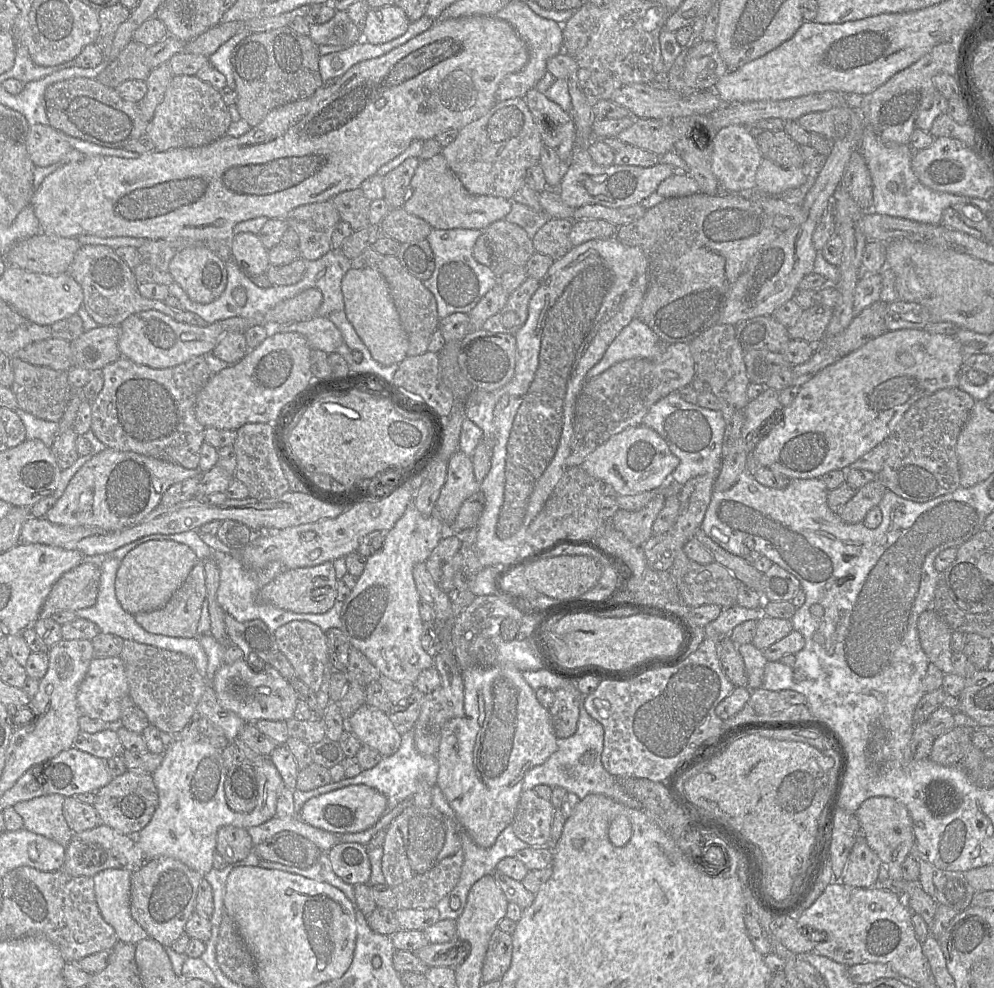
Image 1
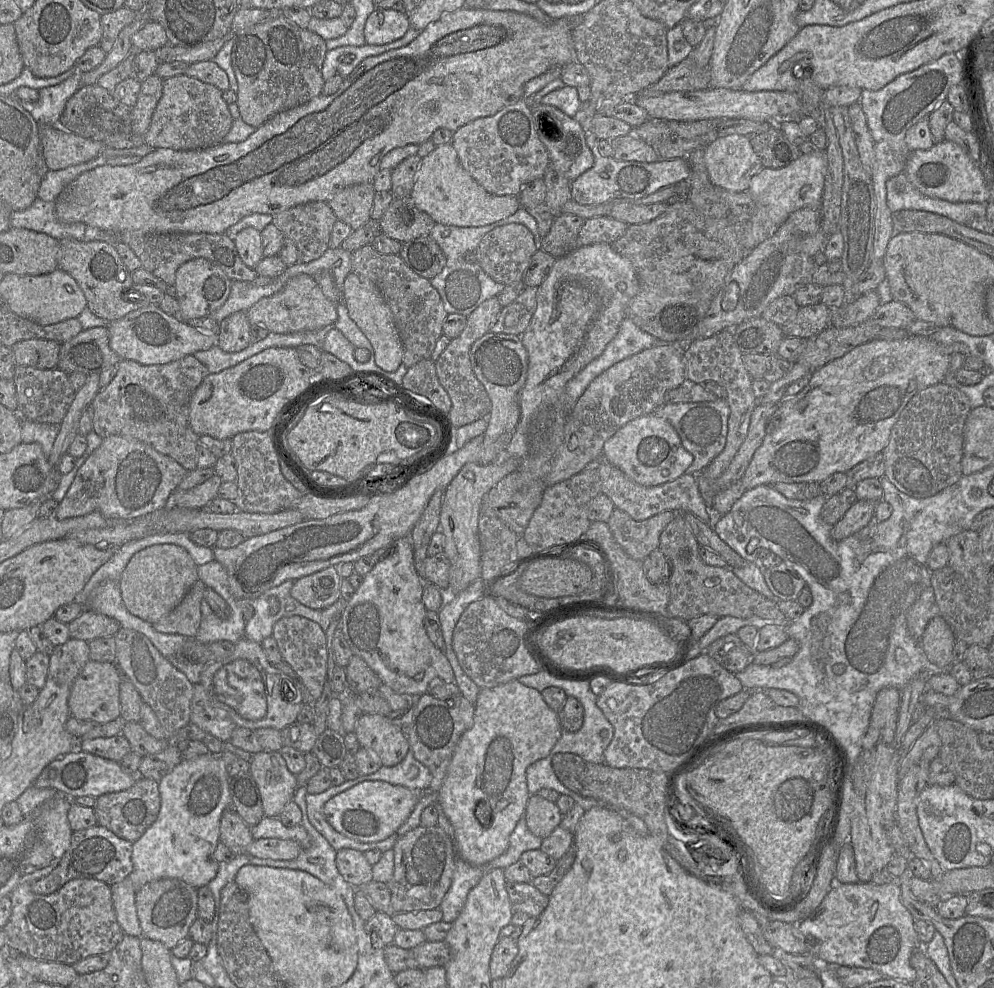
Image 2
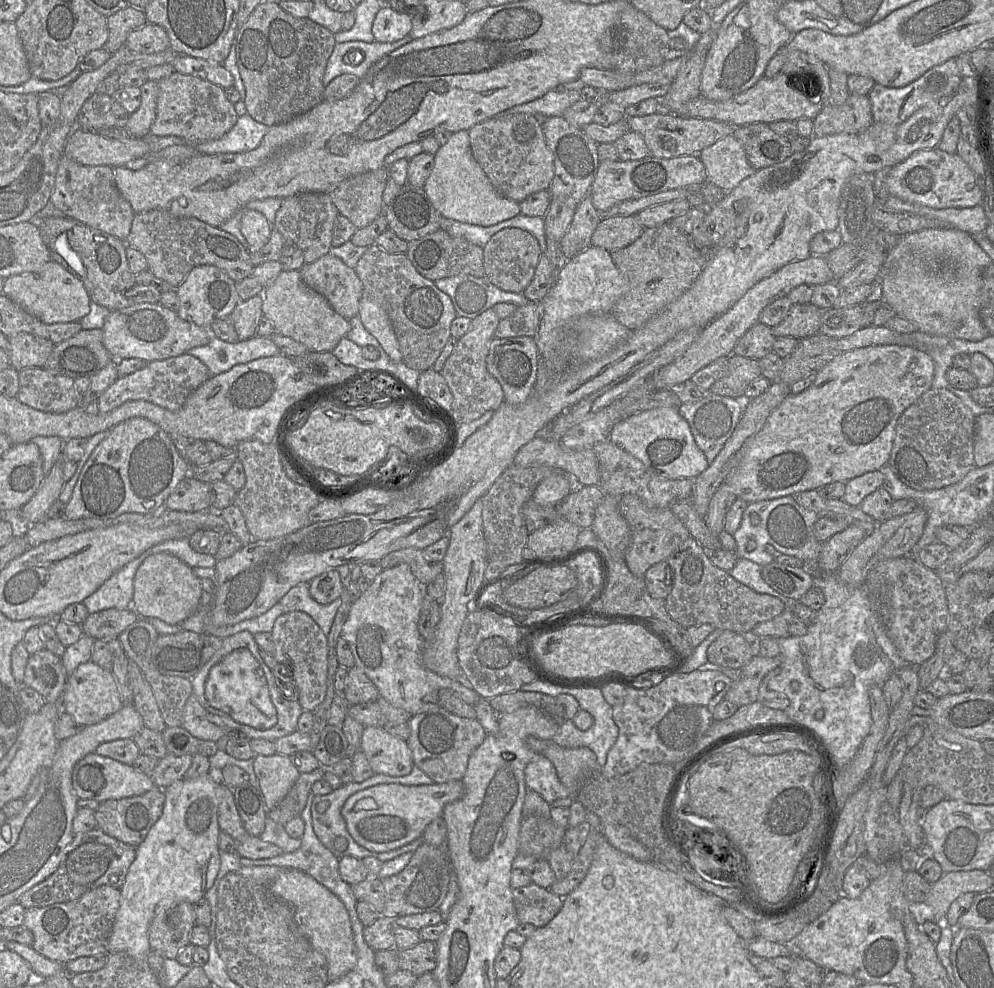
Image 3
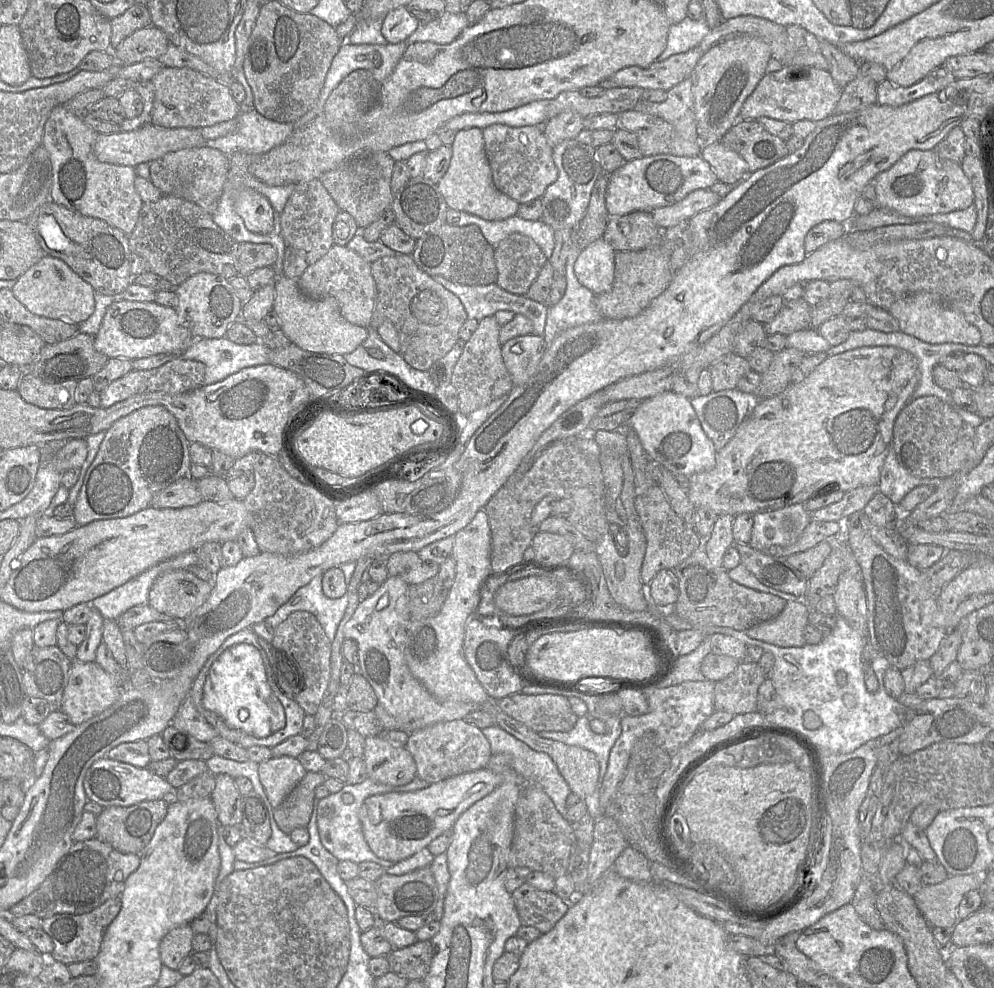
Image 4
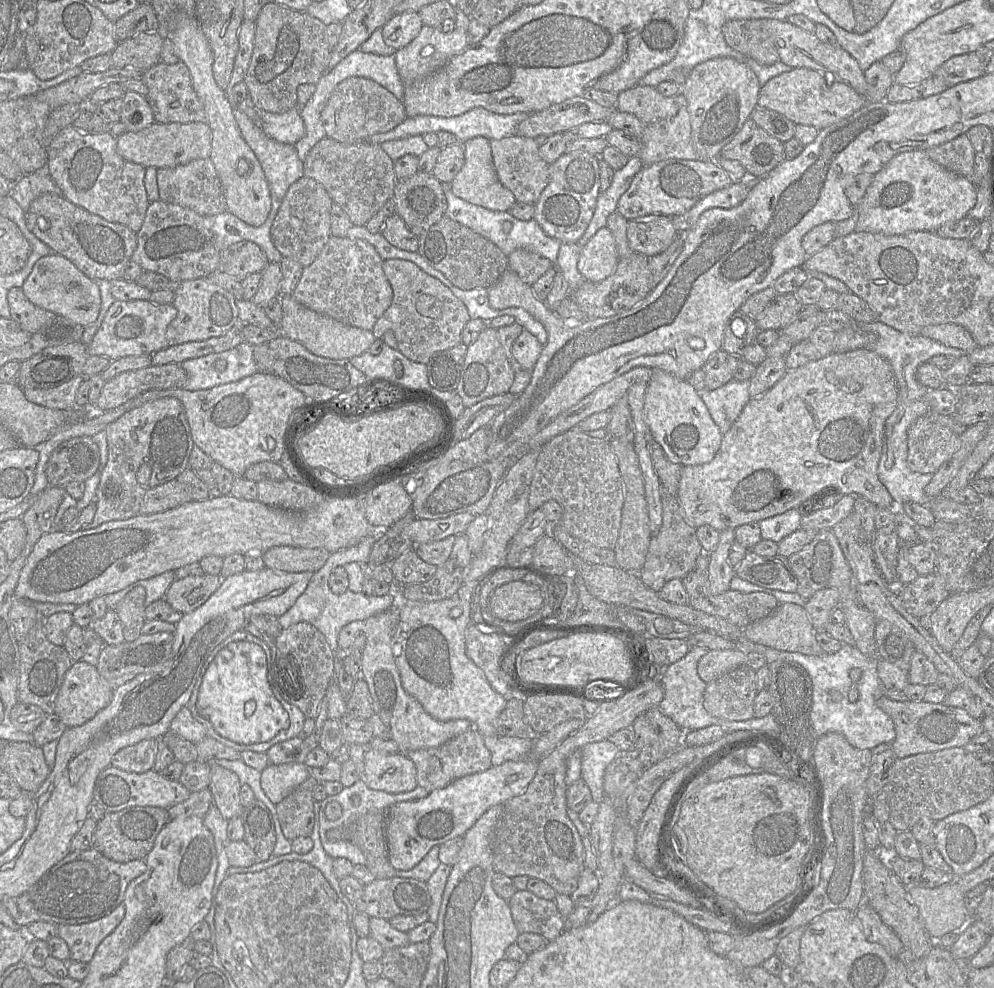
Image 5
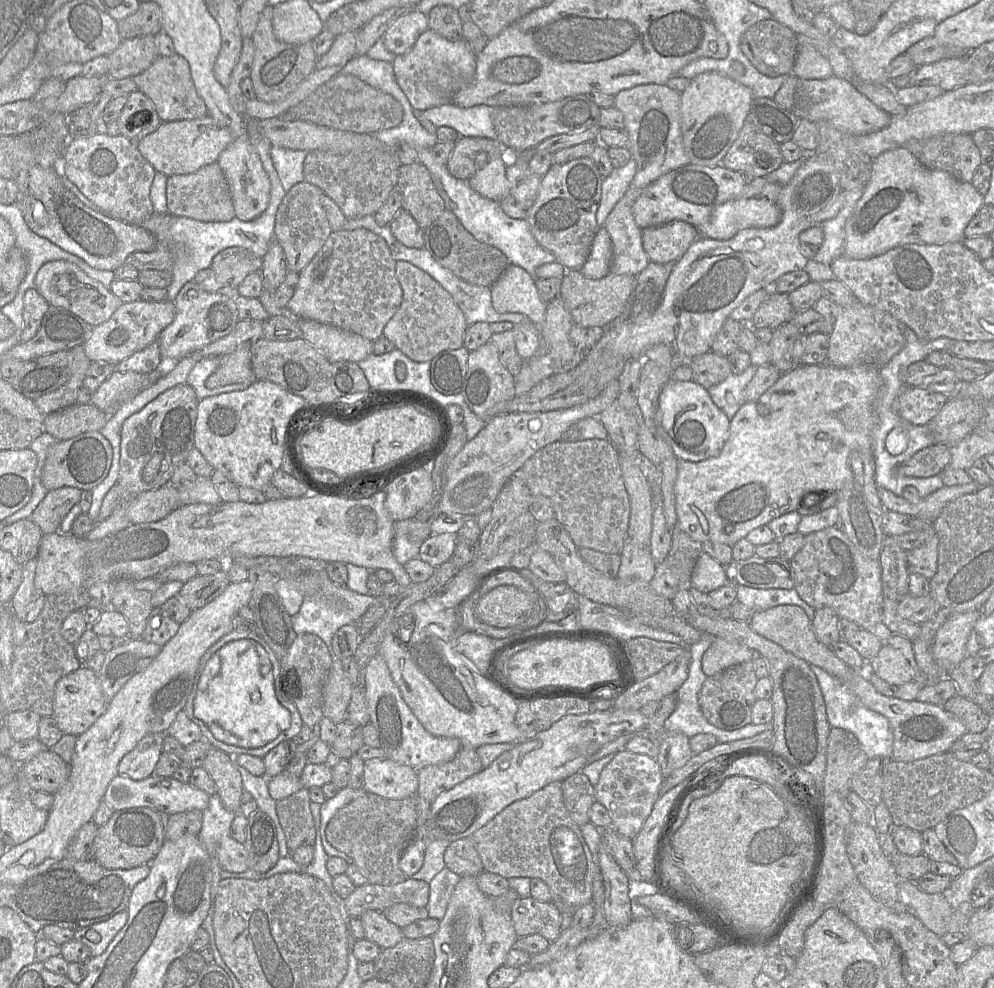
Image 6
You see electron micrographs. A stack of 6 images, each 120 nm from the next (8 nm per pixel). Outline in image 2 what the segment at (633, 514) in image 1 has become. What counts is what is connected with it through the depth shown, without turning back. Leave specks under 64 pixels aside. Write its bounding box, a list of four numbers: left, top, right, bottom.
[608,508,676,560]

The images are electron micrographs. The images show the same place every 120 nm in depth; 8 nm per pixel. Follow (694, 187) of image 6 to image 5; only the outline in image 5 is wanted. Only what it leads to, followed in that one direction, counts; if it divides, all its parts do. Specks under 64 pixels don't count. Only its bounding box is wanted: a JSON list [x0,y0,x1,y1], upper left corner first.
[616,159,733,220]

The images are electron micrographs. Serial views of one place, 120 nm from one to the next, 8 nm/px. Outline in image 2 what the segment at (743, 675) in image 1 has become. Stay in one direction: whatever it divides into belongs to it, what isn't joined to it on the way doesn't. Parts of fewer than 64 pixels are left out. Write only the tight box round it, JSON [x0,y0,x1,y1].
[705,634,752,674]

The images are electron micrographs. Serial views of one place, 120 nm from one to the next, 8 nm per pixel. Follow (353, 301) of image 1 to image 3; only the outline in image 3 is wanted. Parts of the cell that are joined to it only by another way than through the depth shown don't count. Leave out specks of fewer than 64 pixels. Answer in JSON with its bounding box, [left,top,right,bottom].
[358,291,402,362]

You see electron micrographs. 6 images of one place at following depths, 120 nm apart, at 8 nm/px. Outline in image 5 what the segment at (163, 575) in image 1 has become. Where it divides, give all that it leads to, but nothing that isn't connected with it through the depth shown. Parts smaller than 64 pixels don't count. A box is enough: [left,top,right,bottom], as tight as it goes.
[164,575,221,614]

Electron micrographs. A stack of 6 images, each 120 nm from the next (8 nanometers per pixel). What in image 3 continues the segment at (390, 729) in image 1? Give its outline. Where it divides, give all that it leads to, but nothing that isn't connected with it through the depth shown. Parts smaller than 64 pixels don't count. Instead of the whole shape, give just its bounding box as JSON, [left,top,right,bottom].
[360,727,414,776]

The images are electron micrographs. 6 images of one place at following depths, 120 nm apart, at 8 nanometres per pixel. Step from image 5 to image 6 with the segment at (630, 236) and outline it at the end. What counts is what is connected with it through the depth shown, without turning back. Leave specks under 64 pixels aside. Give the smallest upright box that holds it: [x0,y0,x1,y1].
[642,220,700,263]

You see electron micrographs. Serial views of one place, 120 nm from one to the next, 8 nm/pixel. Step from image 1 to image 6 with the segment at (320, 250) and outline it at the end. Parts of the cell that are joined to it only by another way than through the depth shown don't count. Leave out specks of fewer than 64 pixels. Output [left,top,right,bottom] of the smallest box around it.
[274,181,332,273]

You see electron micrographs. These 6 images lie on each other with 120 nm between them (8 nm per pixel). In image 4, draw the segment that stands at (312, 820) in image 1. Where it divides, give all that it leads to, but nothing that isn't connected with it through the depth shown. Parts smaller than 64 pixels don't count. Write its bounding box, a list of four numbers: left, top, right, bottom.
[359,768,504,863]

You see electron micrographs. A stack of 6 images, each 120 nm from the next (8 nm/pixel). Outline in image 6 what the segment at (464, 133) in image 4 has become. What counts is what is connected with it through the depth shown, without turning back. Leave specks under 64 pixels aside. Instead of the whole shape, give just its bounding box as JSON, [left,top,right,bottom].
[468,156,510,202]

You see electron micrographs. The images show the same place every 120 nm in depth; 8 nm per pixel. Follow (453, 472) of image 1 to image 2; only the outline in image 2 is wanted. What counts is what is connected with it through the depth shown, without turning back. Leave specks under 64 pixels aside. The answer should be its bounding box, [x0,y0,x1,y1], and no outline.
[439,453,518,595]

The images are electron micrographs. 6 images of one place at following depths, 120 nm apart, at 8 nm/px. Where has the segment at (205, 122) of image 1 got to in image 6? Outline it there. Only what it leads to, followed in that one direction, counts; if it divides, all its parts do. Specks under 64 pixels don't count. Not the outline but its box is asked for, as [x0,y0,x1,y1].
[134,54,208,122]

